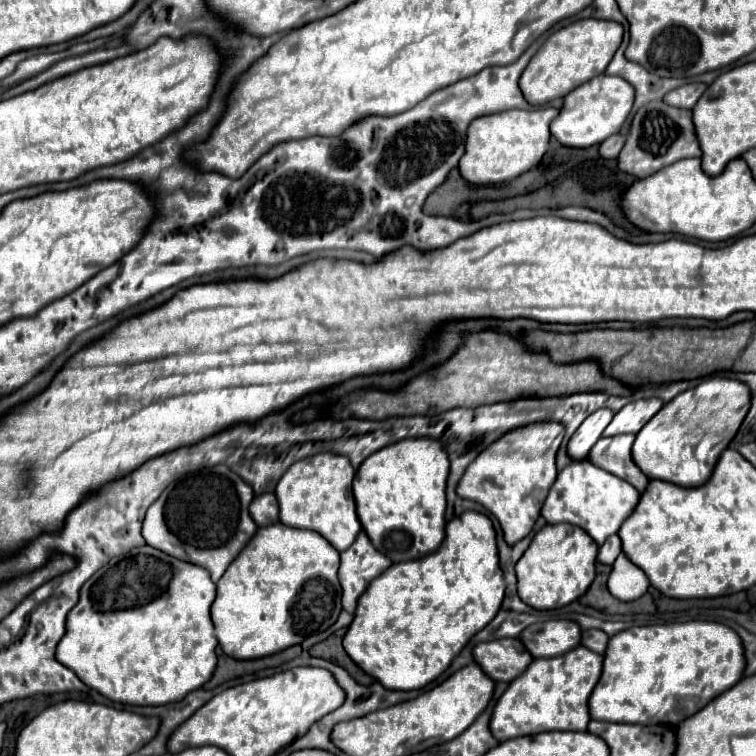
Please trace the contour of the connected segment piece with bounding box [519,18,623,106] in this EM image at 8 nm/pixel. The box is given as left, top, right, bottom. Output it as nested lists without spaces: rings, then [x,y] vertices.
[[[595,18],[577,20],[567,28],[553,32],[539,48],[539,52],[531,58],[527,70],[521,74],[519,86],[527,102],[539,106],[551,102],[553,98],[563,98],[579,84],[591,80],[593,76],[603,74],[615,50],[619,48],[621,40],[623,40],[623,26],[619,22],[607,22]]]

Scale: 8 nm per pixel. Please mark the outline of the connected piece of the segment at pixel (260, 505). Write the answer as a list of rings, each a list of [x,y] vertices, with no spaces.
[[[259,494],[249,506],[251,518],[257,526],[271,526],[279,522],[279,504],[275,494]]]

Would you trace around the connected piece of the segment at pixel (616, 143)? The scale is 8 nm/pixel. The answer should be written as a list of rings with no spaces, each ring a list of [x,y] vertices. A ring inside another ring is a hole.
[[[615,134],[615,136],[607,138],[607,140],[601,144],[599,152],[601,152],[603,158],[617,158],[619,152],[621,152],[621,148],[623,148],[623,144],[625,144],[625,136]]]

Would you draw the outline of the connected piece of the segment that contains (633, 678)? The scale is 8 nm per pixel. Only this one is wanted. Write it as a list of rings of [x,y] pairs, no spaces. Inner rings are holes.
[[[709,620],[633,626],[609,640],[603,674],[589,698],[591,718],[677,726],[735,686],[747,666],[739,634]]]

